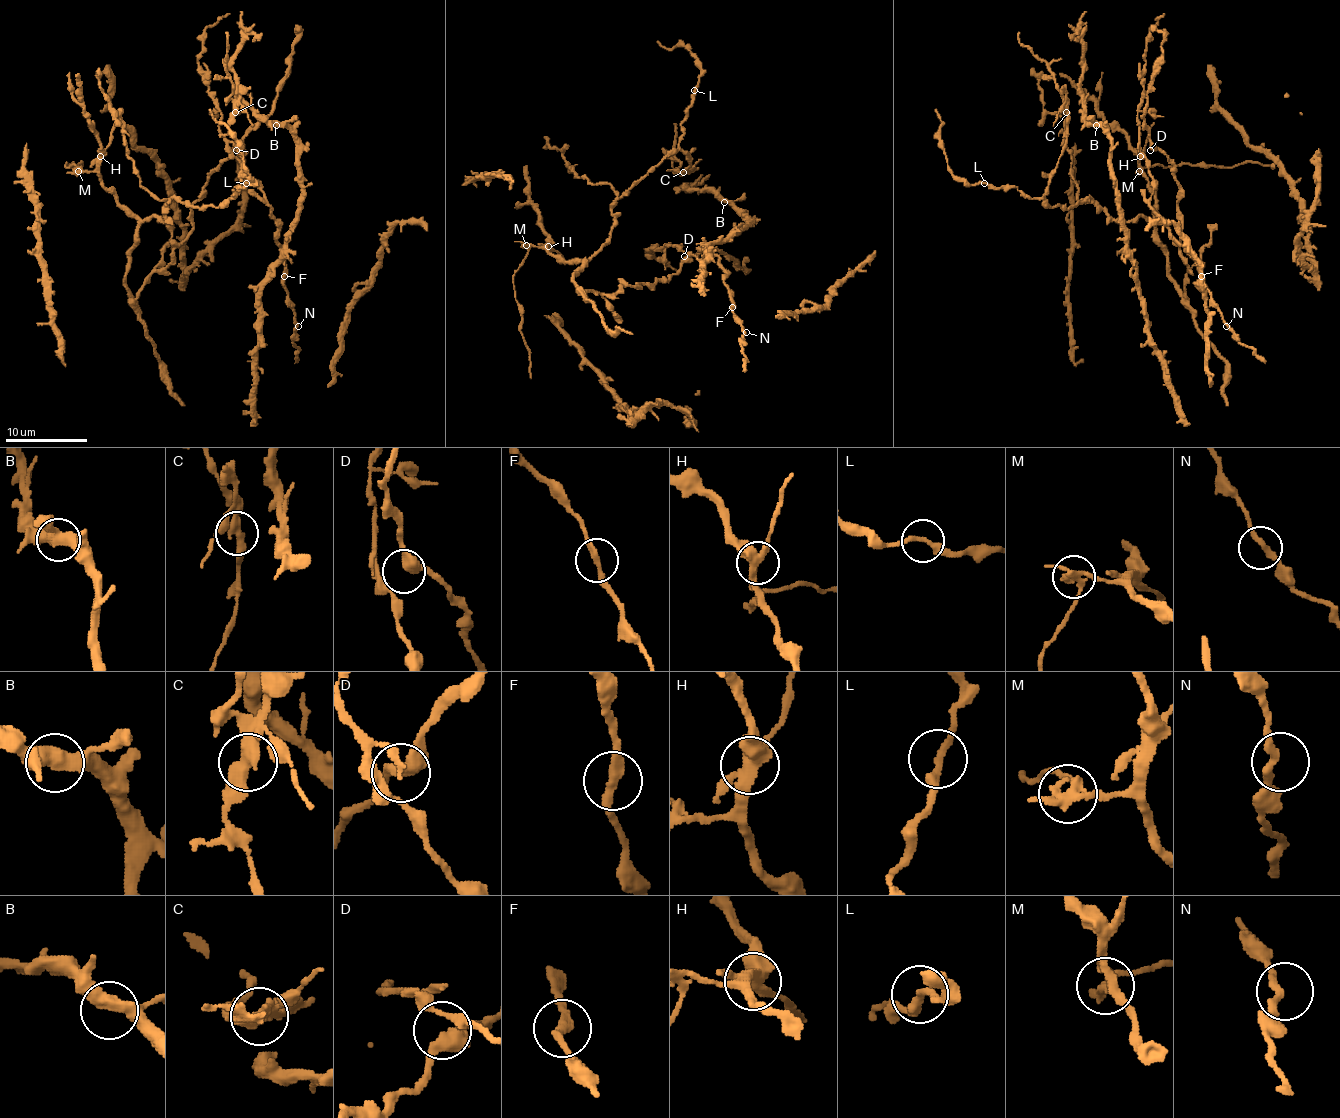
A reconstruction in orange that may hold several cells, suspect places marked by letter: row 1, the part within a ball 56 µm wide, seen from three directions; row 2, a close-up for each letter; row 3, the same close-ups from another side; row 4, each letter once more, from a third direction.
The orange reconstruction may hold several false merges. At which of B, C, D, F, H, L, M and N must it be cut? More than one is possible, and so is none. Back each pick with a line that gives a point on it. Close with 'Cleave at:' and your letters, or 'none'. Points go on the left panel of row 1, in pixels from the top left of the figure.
C: place (235, 112)
H: place (100, 156)
M: place (78, 171)
Cleave at: C, H, M

